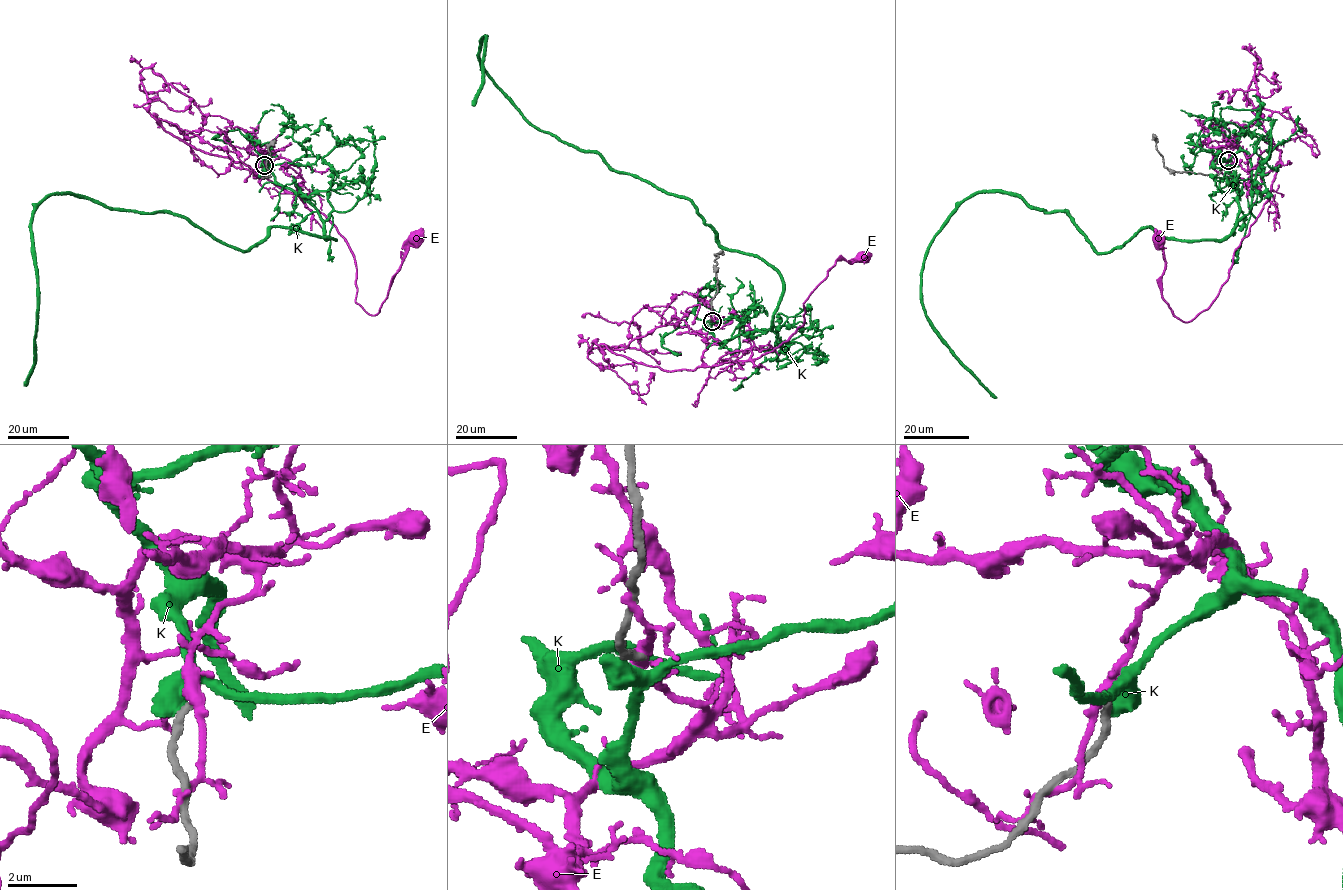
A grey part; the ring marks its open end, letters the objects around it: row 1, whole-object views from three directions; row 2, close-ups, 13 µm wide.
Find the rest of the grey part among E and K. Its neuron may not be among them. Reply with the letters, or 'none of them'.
none of them

